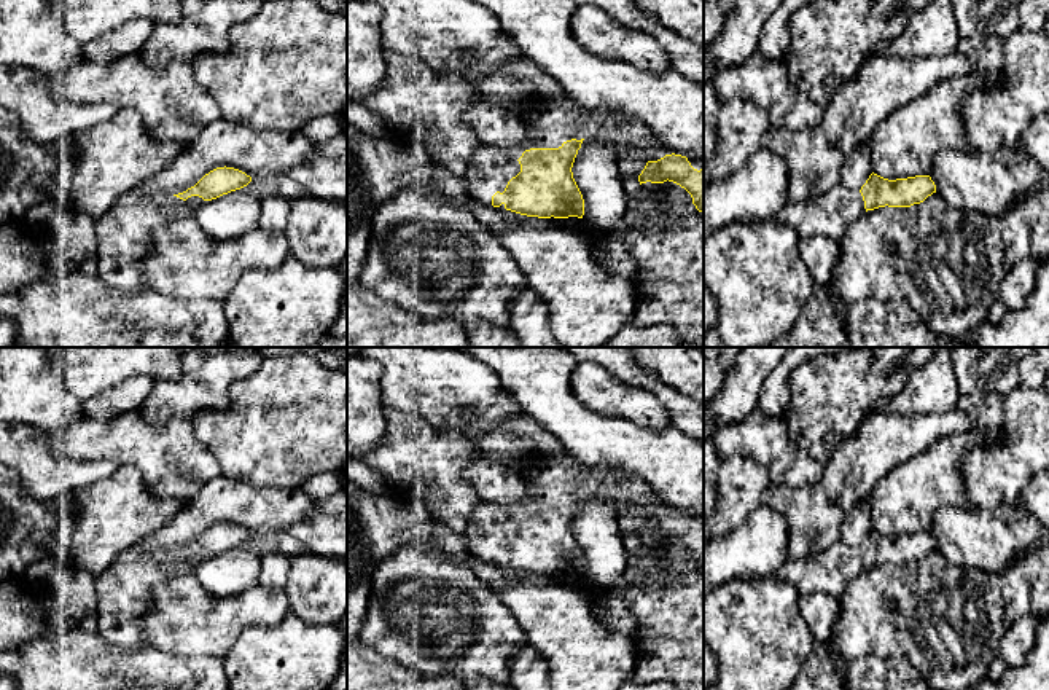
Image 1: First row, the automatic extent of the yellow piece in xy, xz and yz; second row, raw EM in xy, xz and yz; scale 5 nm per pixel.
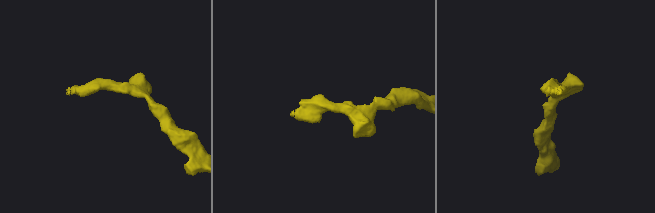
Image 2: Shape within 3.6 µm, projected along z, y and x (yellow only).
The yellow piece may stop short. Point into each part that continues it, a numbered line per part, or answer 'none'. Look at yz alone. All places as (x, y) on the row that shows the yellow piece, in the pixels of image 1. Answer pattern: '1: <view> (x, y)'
1: yz (830, 215)

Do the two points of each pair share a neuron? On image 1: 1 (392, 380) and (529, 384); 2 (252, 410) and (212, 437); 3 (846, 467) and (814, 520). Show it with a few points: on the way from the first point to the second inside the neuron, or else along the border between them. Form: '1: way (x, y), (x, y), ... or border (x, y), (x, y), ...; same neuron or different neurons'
1: border (486, 364), (495, 372), (500, 384), (522, 413); different neurons
2: way (242, 419), (228, 434), (222, 434); same neuron
3: way (842, 480), (825, 497), (822, 507); same neuron

